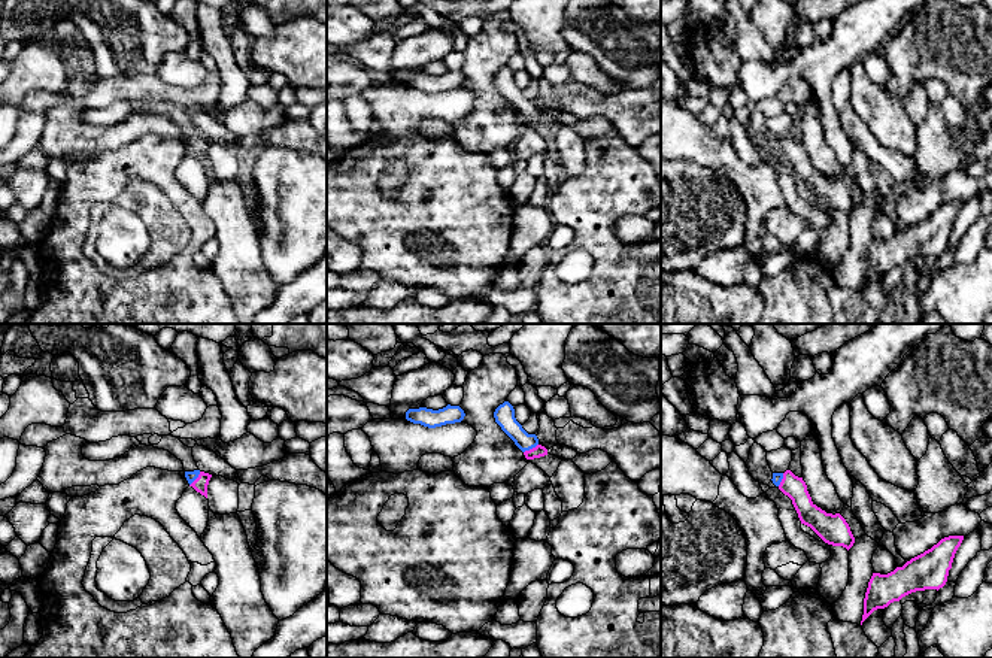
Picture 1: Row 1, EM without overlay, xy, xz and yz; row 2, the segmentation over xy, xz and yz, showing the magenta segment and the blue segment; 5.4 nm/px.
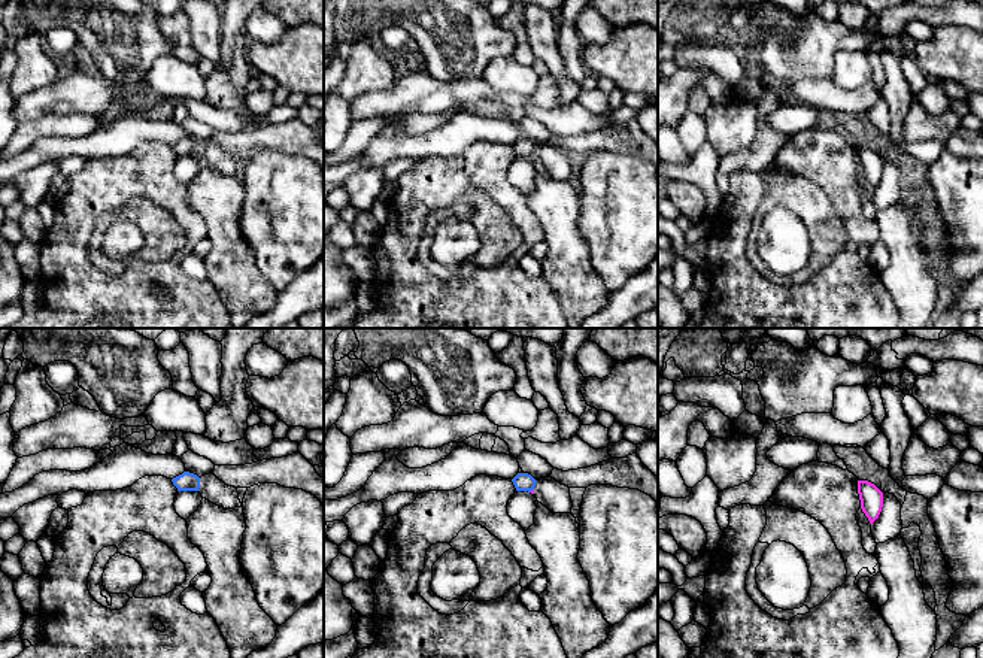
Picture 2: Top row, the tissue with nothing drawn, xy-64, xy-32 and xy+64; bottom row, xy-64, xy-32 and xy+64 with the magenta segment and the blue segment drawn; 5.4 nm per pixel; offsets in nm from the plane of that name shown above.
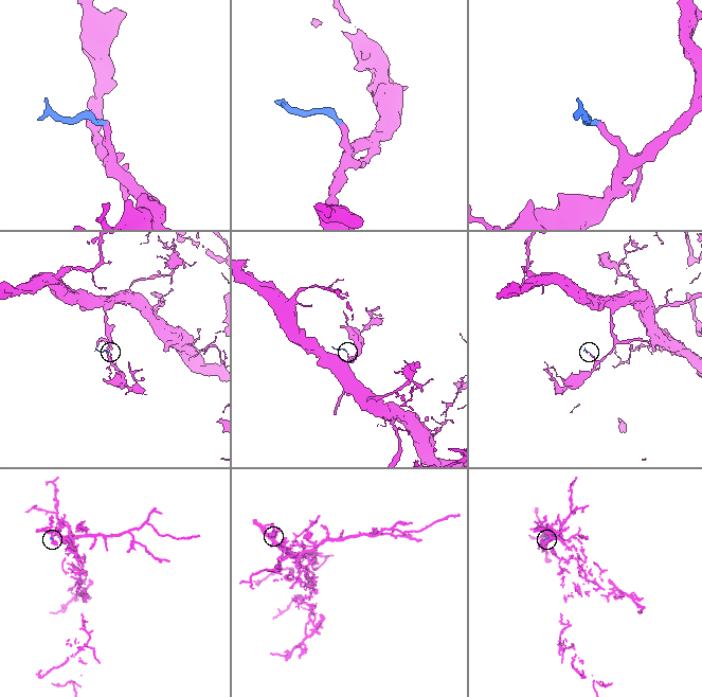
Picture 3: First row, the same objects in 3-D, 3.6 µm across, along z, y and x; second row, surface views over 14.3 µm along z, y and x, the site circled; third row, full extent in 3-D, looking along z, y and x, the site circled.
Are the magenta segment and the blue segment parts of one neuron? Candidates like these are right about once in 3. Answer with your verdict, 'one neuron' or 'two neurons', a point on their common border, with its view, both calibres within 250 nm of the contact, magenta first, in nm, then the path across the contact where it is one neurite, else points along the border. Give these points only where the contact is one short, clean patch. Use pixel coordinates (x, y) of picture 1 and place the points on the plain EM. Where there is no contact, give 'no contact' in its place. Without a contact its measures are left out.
one neuron; contact xz (530, 115); calibres 70 and 110 nm; way xz (539, 117), (530, 115), (507, 88), (504, 79)

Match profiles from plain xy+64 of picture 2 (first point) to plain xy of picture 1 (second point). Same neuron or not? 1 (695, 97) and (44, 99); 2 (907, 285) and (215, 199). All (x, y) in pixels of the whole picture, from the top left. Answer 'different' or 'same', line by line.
1: same
2: same

